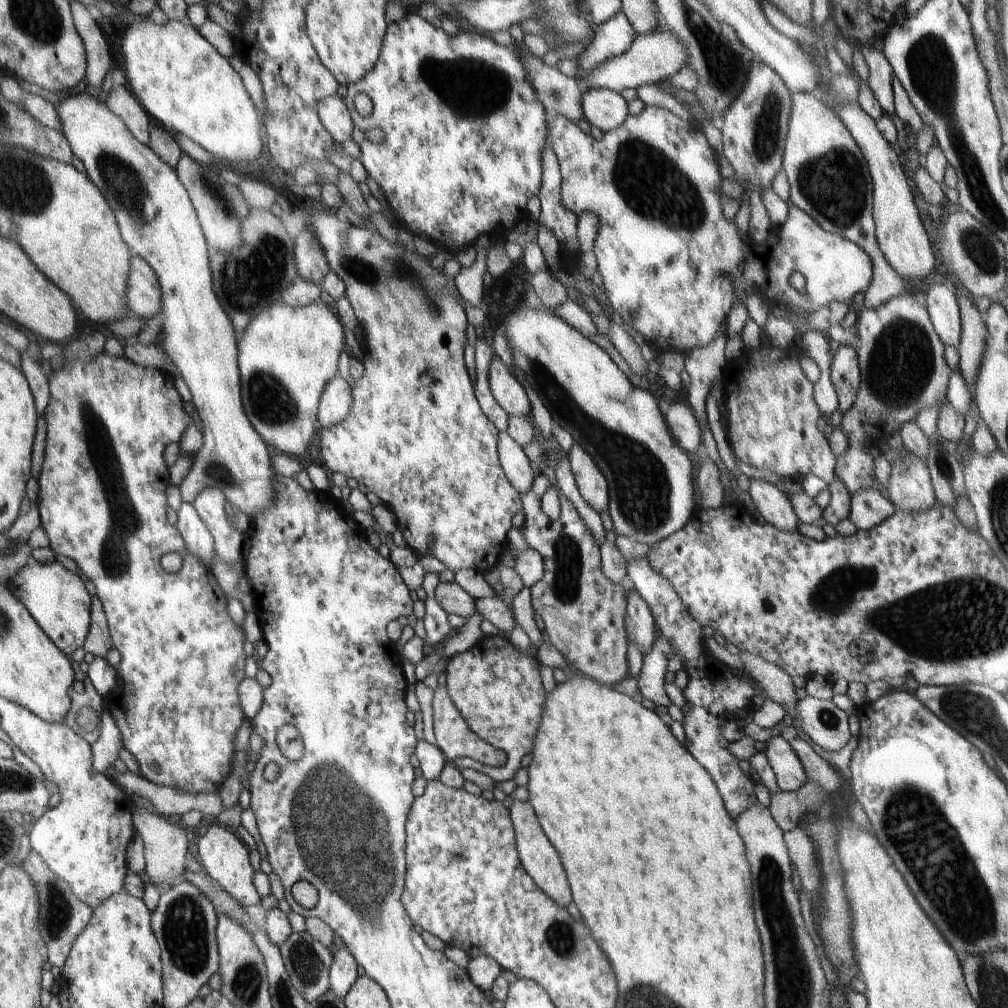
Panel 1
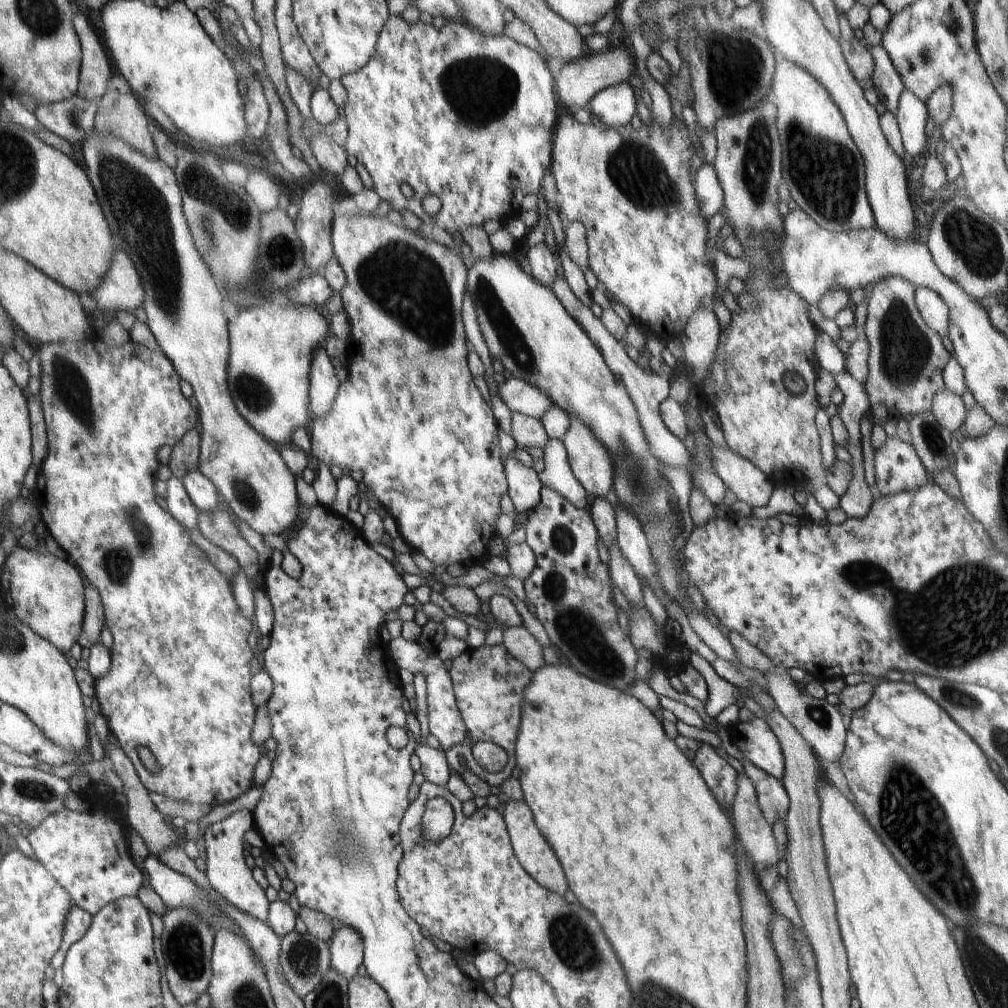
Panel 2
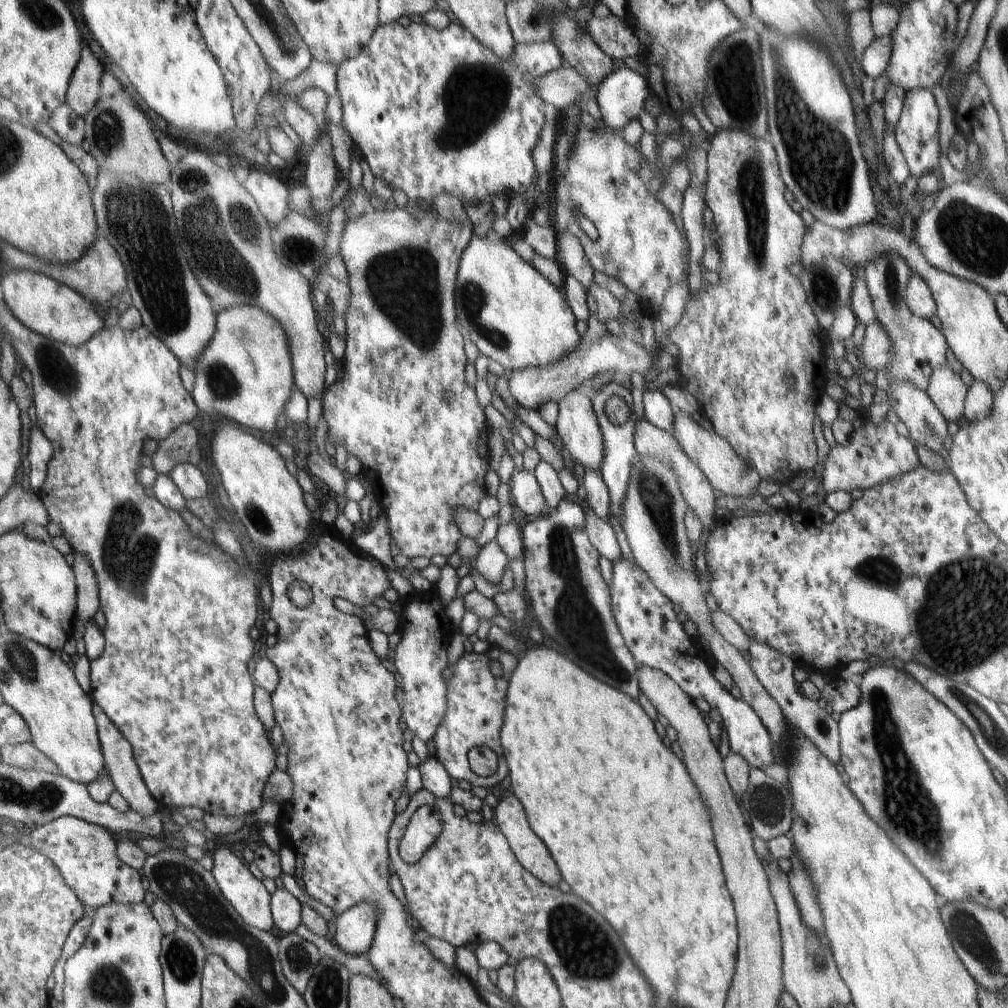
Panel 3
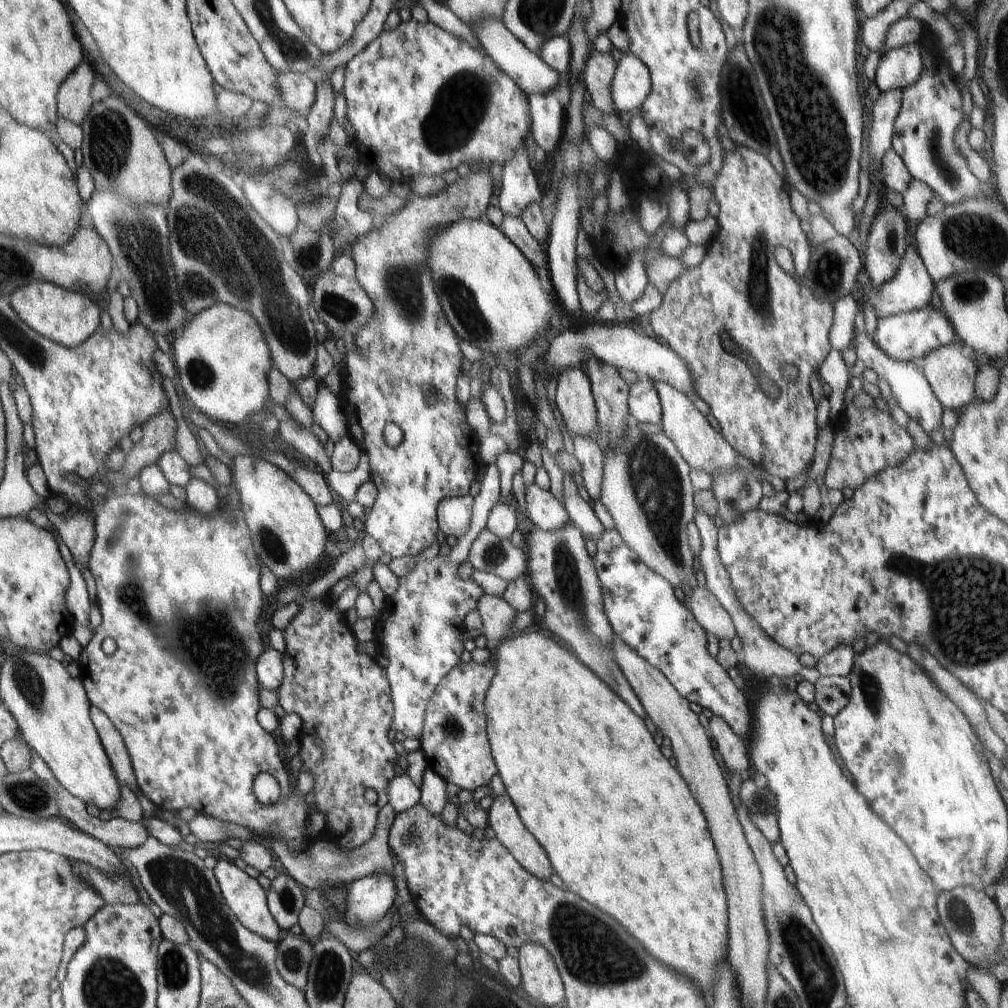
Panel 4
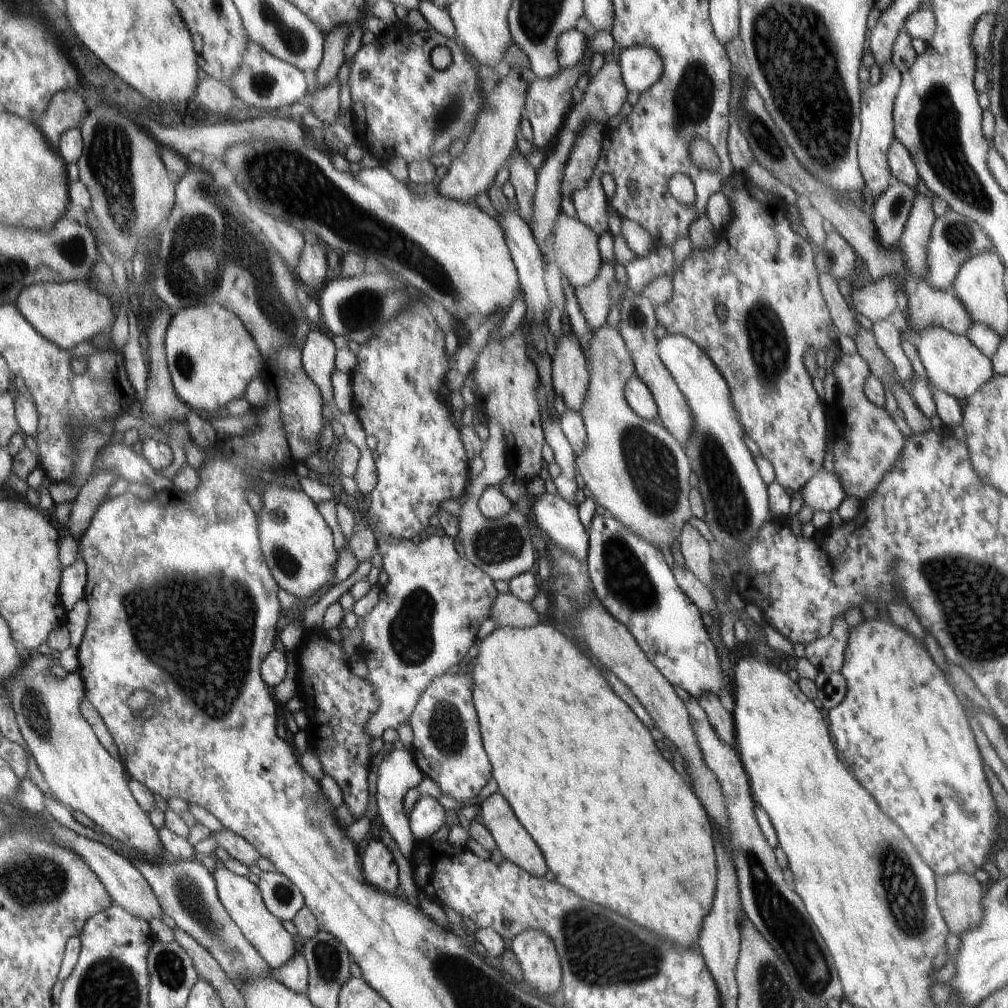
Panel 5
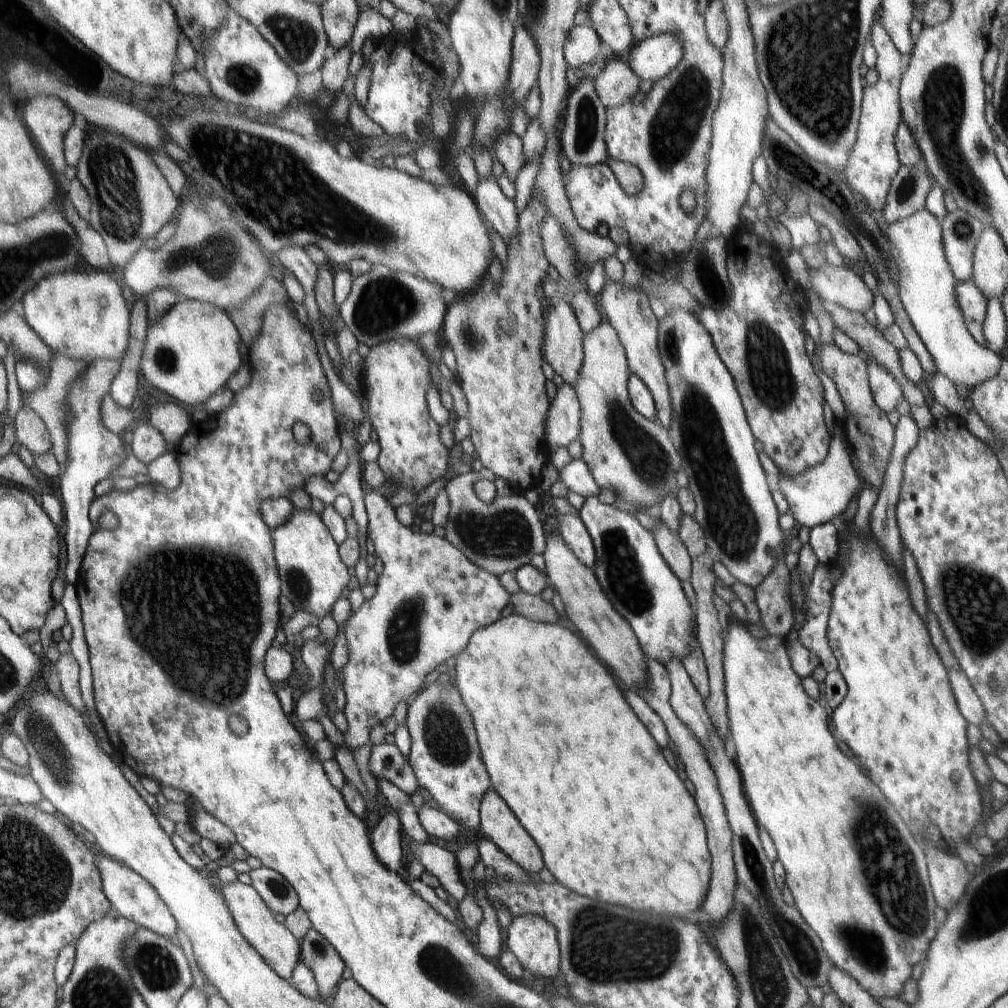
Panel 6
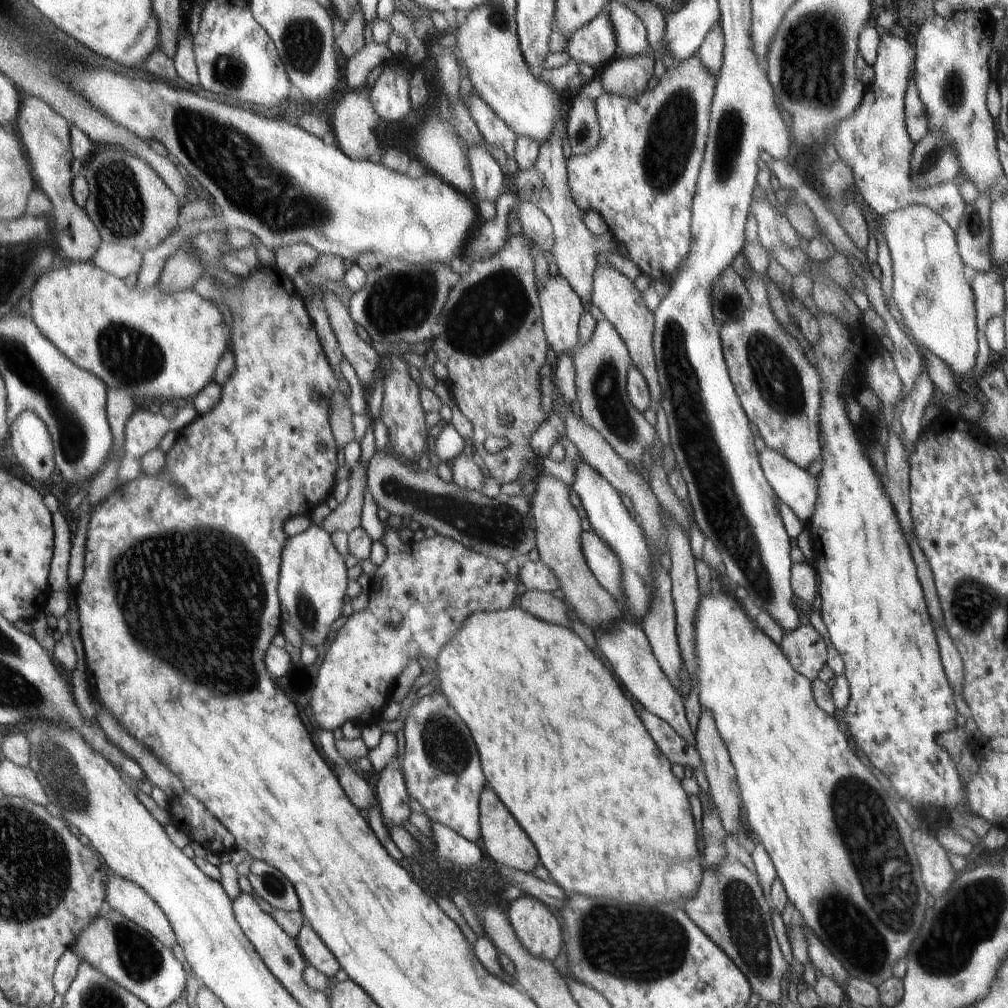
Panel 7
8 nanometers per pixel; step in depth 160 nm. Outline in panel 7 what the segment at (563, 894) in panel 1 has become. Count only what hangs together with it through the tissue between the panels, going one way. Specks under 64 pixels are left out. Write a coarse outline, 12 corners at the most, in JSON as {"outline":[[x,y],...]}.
{"outline":[[488,784],[479,800],[486,852],[527,873],[534,843]]}

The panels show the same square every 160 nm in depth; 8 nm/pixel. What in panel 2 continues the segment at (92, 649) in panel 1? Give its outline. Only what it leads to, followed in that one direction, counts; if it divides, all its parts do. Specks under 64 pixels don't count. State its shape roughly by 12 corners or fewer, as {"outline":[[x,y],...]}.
{"outline":[[86,583],[77,644],[92,648],[106,627],[98,590]]}

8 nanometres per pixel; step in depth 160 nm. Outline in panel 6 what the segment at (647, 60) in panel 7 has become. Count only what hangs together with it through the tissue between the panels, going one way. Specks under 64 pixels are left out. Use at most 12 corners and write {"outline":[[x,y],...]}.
{"outline":[[626,59],[594,78],[605,109],[631,103],[640,78]]}

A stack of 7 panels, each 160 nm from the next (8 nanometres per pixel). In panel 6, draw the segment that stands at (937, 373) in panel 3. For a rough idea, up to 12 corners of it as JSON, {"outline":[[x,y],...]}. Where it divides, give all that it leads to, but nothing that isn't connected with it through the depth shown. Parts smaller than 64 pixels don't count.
{"outline":[[923,209],[884,234],[900,302],[938,373],[971,390],[1002,357],[956,300],[941,222]]}

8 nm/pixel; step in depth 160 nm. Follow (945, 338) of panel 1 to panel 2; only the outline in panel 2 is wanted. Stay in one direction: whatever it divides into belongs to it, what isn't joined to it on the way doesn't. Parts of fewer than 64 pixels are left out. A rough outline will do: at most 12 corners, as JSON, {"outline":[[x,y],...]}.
{"outline":[[931,288],[915,289],[924,322],[940,336],[949,334],[949,308]]}

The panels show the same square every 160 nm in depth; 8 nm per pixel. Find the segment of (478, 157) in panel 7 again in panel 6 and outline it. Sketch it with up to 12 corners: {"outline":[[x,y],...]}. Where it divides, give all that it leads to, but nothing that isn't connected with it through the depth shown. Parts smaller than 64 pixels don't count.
{"outline":[[480,178],[473,198],[506,245],[518,238],[518,212],[497,179]]}

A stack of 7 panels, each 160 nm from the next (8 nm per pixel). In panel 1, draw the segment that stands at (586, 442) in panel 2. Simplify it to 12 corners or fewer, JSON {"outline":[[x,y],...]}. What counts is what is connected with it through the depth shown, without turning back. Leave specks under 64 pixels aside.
{"outline":[[576,442],[567,456],[582,498],[606,519],[610,489]]}

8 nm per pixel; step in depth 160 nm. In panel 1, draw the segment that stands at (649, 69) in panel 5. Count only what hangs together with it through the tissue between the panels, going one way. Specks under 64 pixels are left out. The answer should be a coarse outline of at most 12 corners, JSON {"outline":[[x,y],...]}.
{"outline":[[610,89],[581,93],[583,117],[603,133],[629,116]]}

